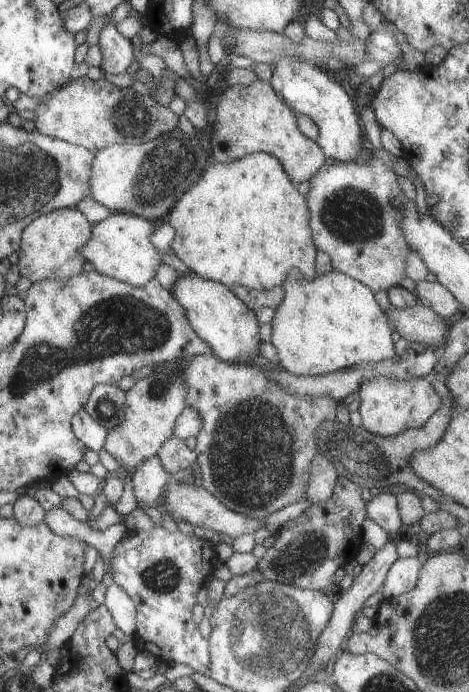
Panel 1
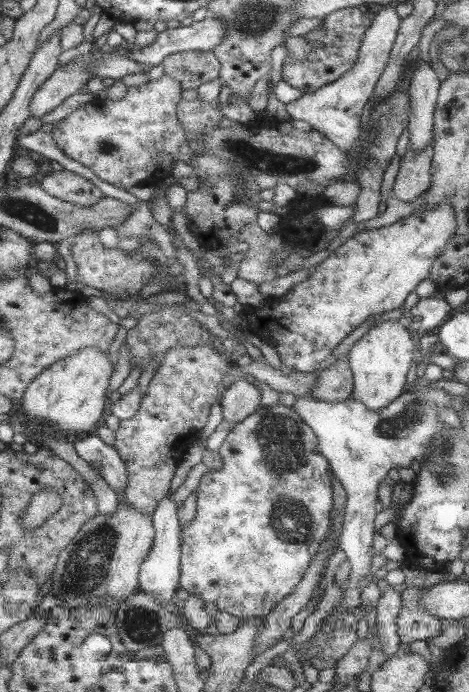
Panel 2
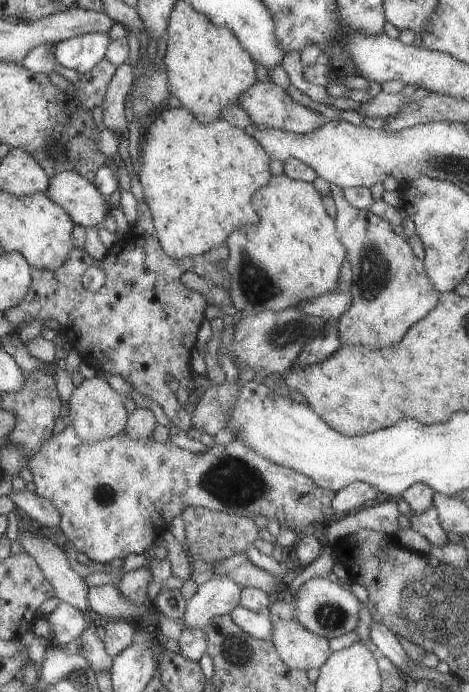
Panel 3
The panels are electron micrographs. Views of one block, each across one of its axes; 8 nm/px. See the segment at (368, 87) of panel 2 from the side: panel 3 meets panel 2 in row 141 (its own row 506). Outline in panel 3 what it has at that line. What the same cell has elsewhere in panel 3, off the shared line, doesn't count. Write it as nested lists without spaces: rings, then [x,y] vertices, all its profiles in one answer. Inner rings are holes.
[[[356,481],[337,491],[330,501],[329,507],[335,516],[339,516],[343,512],[354,513],[361,509],[365,502],[375,499],[377,494],[371,486]]]

